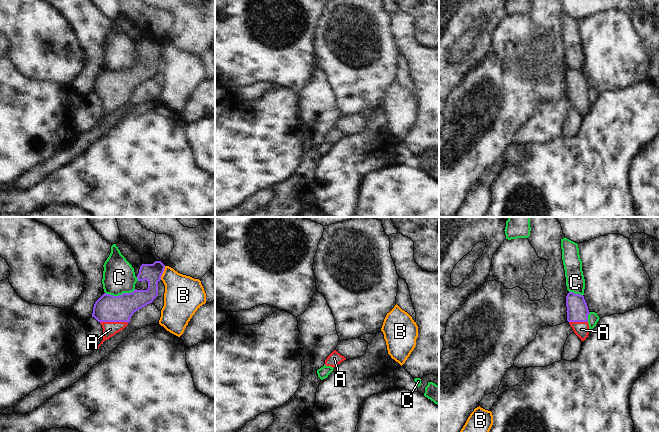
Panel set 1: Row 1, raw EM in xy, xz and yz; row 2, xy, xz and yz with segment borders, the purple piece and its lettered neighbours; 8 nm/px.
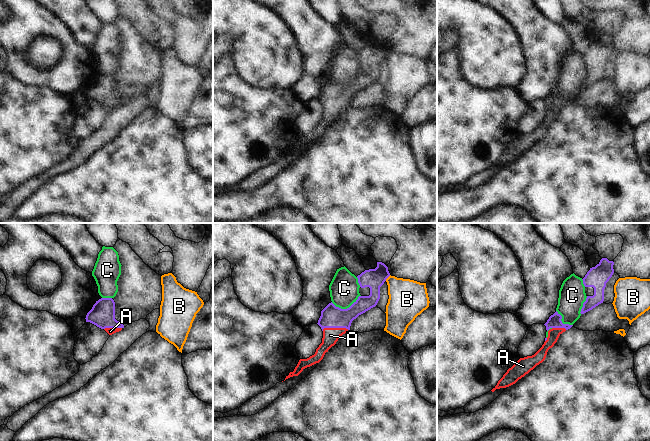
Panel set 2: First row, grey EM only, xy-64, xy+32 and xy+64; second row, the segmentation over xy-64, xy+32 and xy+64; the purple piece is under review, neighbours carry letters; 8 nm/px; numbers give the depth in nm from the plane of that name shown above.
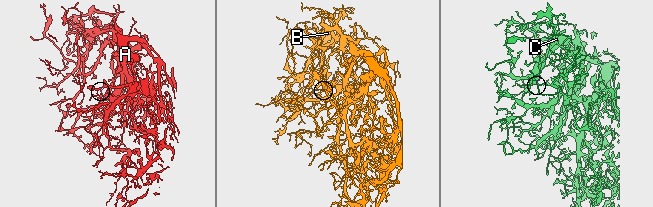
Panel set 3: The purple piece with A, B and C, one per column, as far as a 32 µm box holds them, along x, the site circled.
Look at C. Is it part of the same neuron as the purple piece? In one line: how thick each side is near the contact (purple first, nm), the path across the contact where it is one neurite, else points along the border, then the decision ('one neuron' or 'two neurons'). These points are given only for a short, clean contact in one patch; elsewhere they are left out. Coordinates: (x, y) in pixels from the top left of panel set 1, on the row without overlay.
220/260 nm | two neurons

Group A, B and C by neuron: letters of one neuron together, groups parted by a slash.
A / B / C

